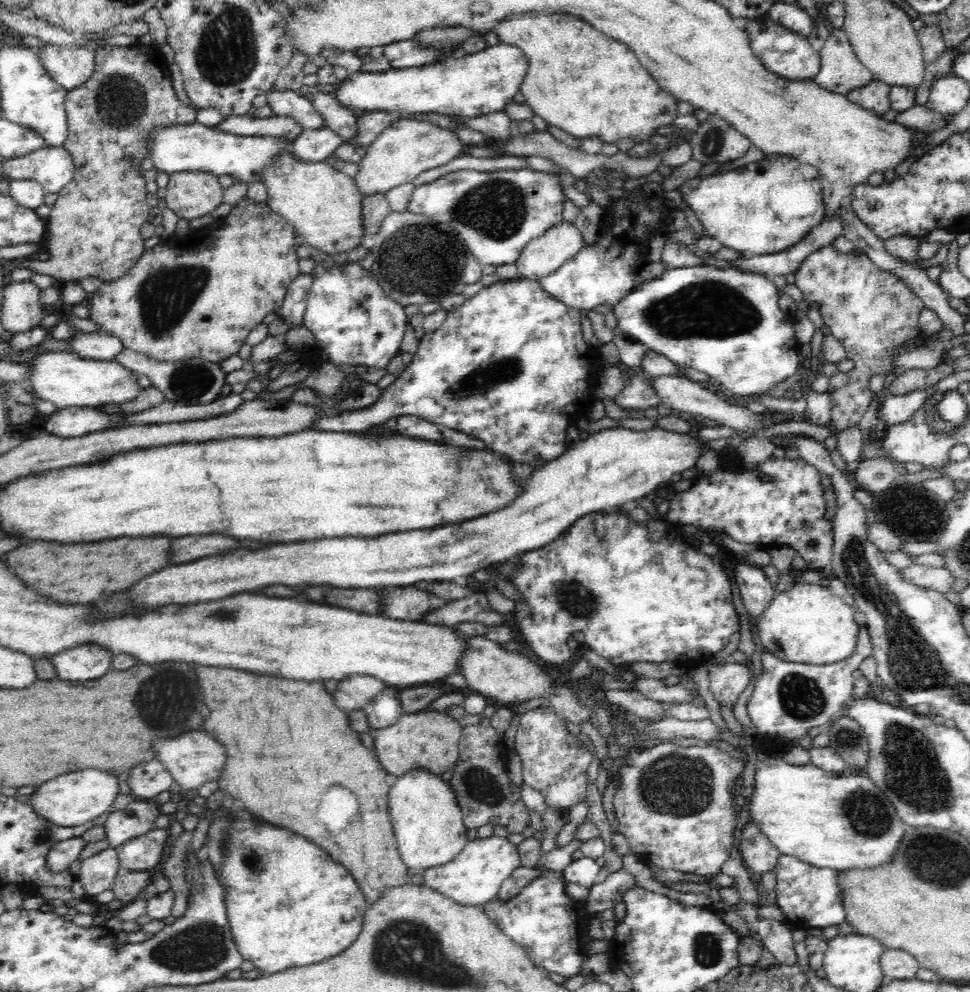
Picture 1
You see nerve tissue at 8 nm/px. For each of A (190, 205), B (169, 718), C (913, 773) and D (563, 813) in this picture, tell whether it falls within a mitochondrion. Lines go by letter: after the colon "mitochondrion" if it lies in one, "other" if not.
A: other
B: mitochondrion
C: mitochondrion
D: other

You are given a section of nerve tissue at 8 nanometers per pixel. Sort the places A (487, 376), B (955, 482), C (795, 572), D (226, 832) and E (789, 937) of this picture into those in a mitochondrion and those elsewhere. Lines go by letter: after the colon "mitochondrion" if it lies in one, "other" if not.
A: mitochondrion
B: other
C: other
D: mitochondrion
E: other

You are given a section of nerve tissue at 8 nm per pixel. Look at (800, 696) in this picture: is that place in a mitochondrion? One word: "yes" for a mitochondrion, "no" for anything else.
yes

